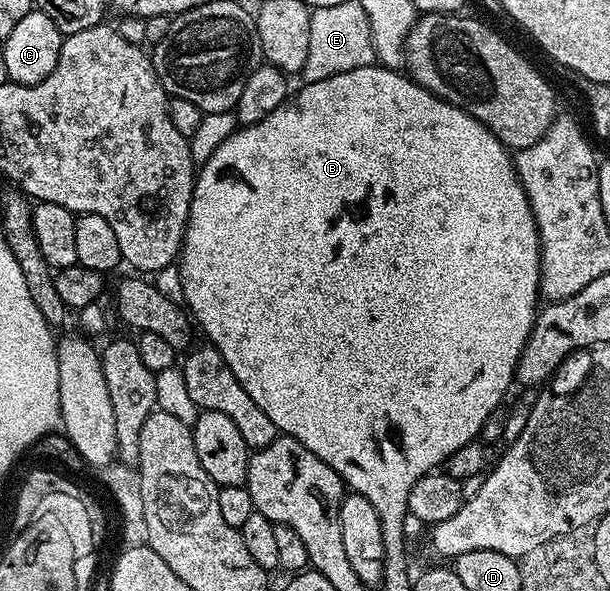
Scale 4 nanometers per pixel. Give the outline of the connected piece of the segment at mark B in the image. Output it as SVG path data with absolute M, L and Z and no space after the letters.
M376 63L357 67L353 71L345 71L341 75L333 75L329 79L321 79L317 83L306 83L302 88L296 93L294 90L283 105L277 107L277 111L265 115L263 121L237 128L217 147L204 165L198 166L195 190L191 196L191 206L189 207L187 230L183 236L183 247L179 250L177 258L183 288L182 300L193 318L194 324L198 328L199 325L203 328L203 333L207 336L204 338L223 356L225 363L229 363L229 371L233 371L233 375L237 375L237 383L241 383L241 387L245 387L245 392L253 399L253 403L257 403L257 407L261 407L261 411L265 411L265 415L269 415L269 419L273 419L280 434L297 439L305 447L309 447L309 451L313 451L313 455L317 455L317 459L329 463L329 467L333 467L333 471L337 471L337 475L350 492L365 495L365 499L369 499L369 503L373 503L373 507L383 519L384 539L404 537L405 533L395 533L395 517L400 517L404 522L408 520L407 504L409 503L409 491L413 491L413 483L417 483L417 479L421 479L426 473L436 472L461 447L472 444L480 436L482 425L493 414L494 409L504 404L503 396L506 395L511 381L513 385L516 380L519 361L523 357L523 349L527 346L531 331L535 328L537 310L541 305L539 228L535 222L527 193L523 189L523 184L519 182L515 162L507 146L500 143L480 121L473 119L473 115L461 111L461 107L449 103L443 97L433 95L428 89L412 81L410 76Z

